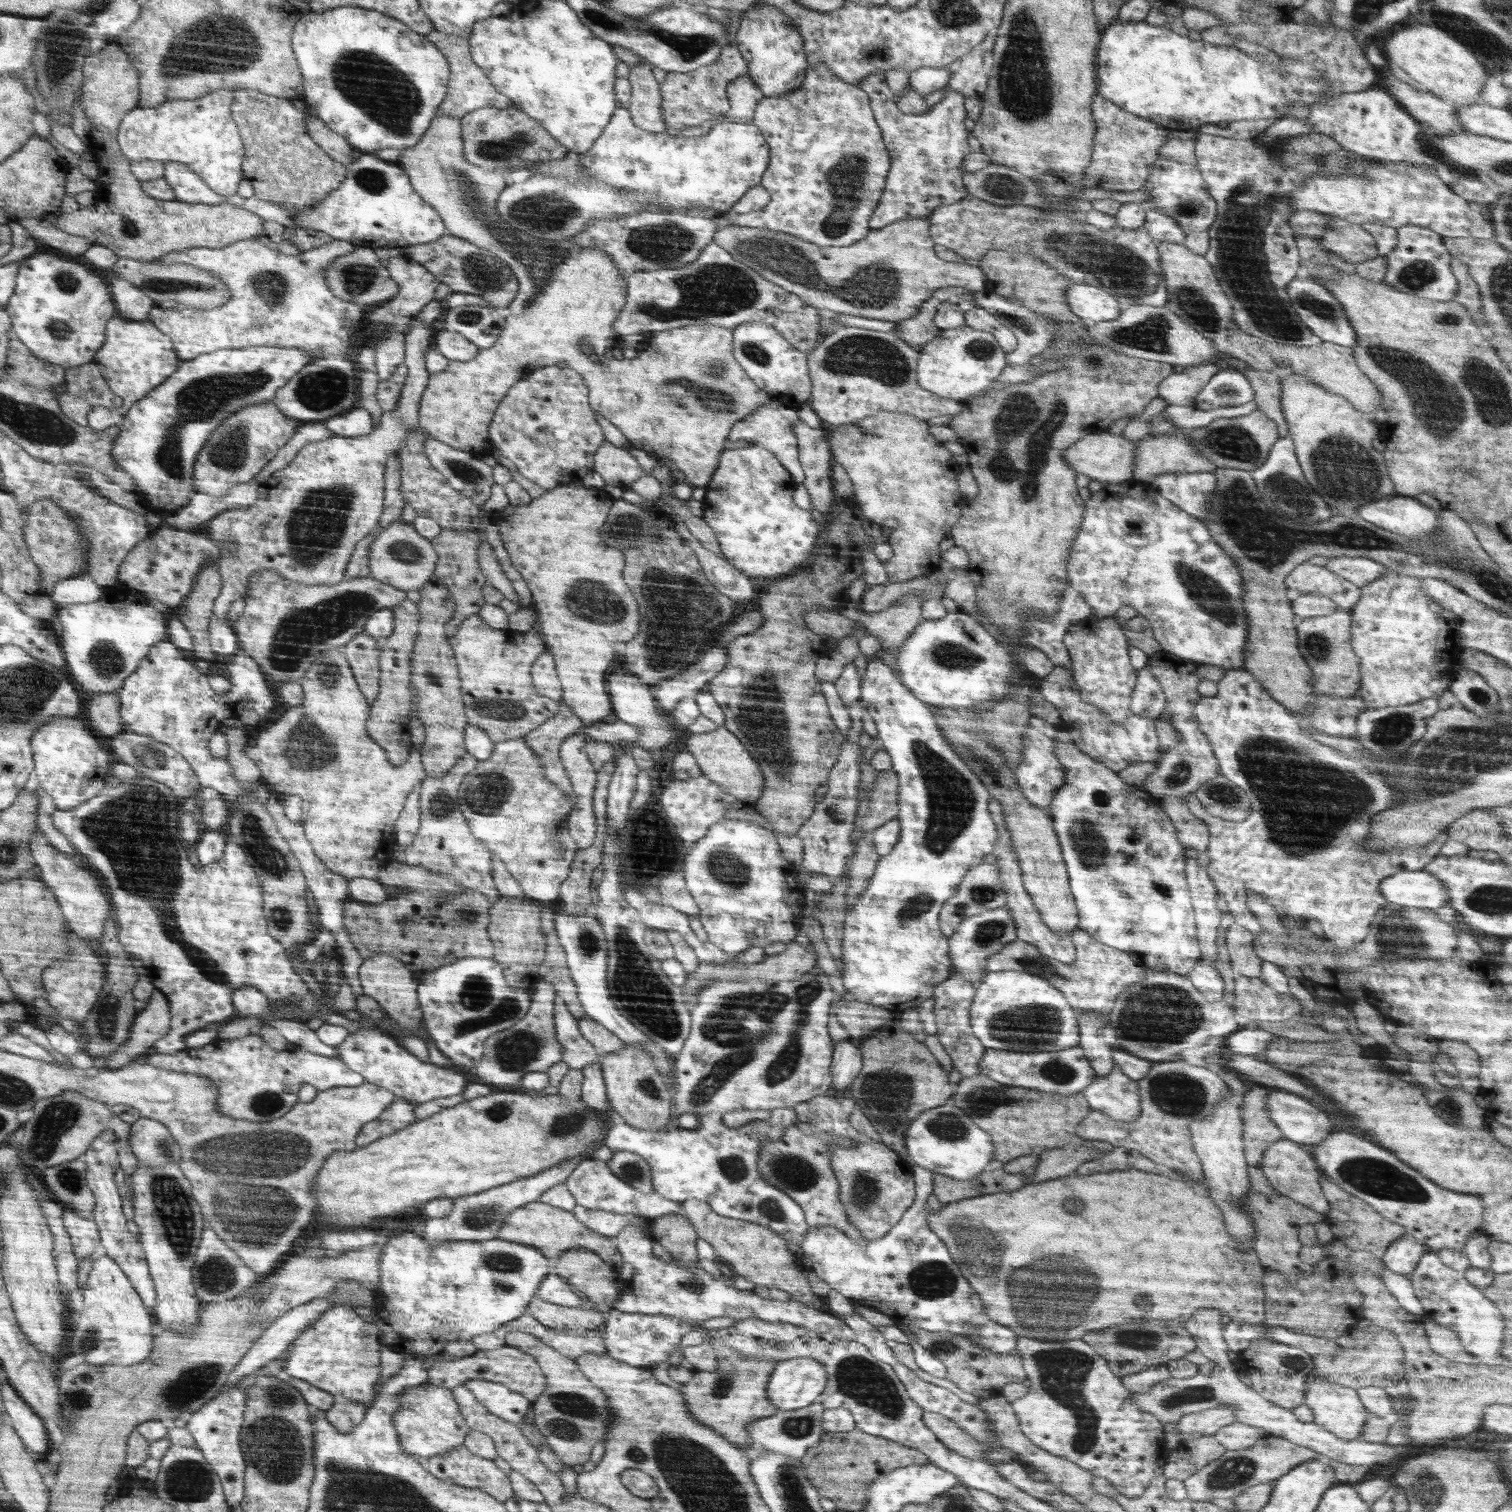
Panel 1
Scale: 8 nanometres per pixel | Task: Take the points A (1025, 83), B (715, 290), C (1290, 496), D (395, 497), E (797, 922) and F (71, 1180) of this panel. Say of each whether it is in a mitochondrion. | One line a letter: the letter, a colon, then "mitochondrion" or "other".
A: mitochondrion
B: mitochondrion
C: mitochondrion
D: other
E: other
F: mitochondrion

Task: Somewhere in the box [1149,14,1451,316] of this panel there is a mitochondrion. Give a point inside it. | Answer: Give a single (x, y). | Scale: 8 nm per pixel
(1419, 276)

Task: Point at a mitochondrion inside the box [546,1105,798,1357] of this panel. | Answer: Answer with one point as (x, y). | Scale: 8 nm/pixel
(772, 1205)

